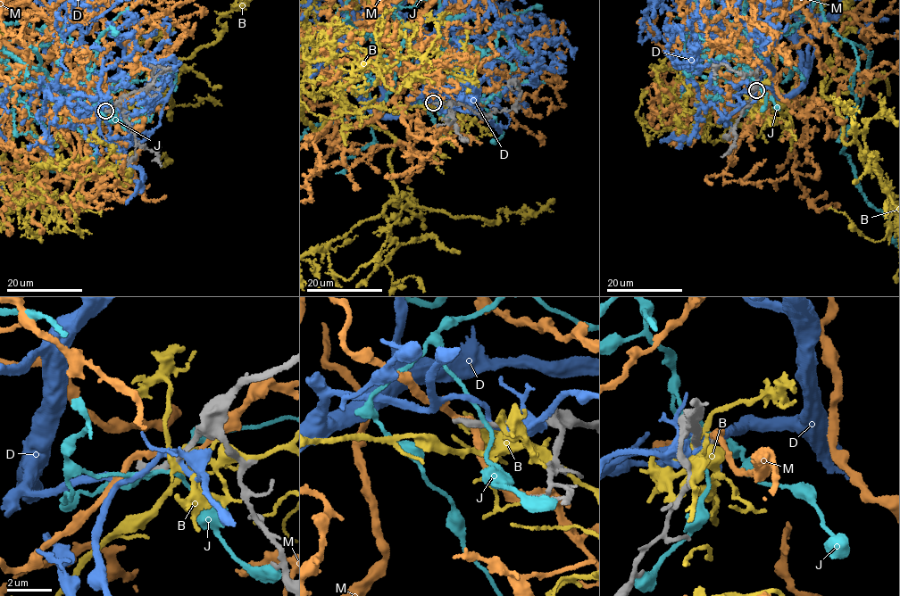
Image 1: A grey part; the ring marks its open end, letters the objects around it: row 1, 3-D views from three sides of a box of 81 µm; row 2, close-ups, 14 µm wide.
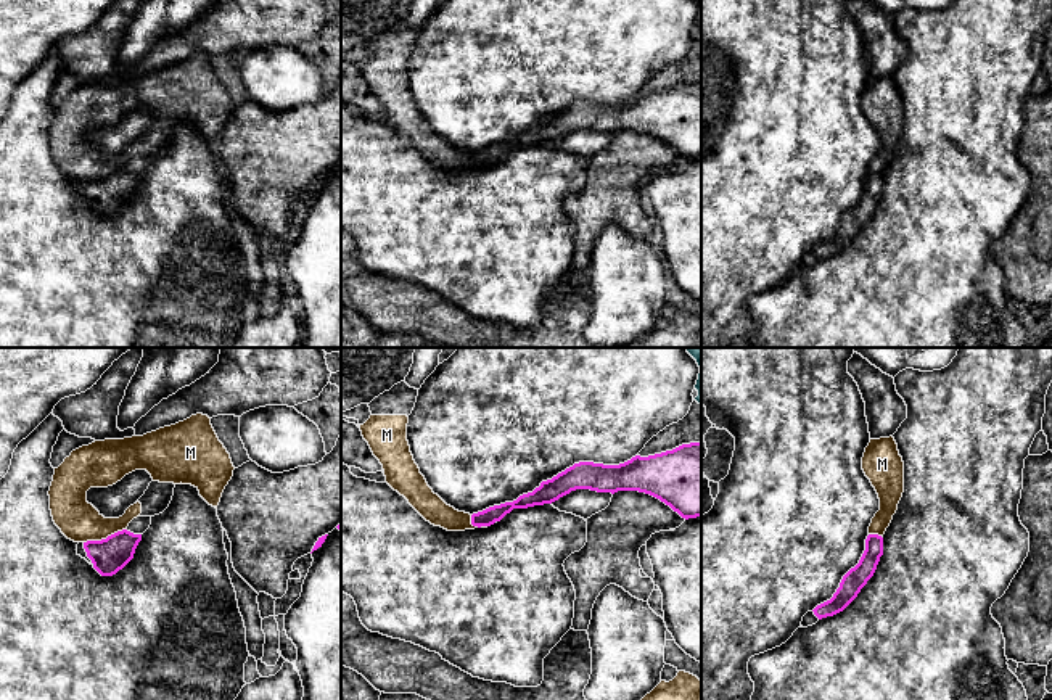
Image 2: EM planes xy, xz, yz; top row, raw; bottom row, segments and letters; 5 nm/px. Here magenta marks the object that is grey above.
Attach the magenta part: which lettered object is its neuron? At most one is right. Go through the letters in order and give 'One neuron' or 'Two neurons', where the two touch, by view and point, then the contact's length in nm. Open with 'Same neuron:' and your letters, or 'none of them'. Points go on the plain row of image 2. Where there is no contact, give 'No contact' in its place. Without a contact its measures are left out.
Same neuron: none of them
B: Two neurons. No contact
D: Two neurons. No contact
J: Two neurons. No contact
M: Two neurons. Touches magenta at xy (106, 177). Shared border 220 nm

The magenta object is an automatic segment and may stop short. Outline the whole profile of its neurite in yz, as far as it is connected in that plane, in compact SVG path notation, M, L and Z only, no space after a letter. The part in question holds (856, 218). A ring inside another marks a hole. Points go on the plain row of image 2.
M869 174L865 179L865 190L859 203L843 216L833 237L812 249L814 254L822 259L843 251L873 216L881 195L883 177L878 174Z

